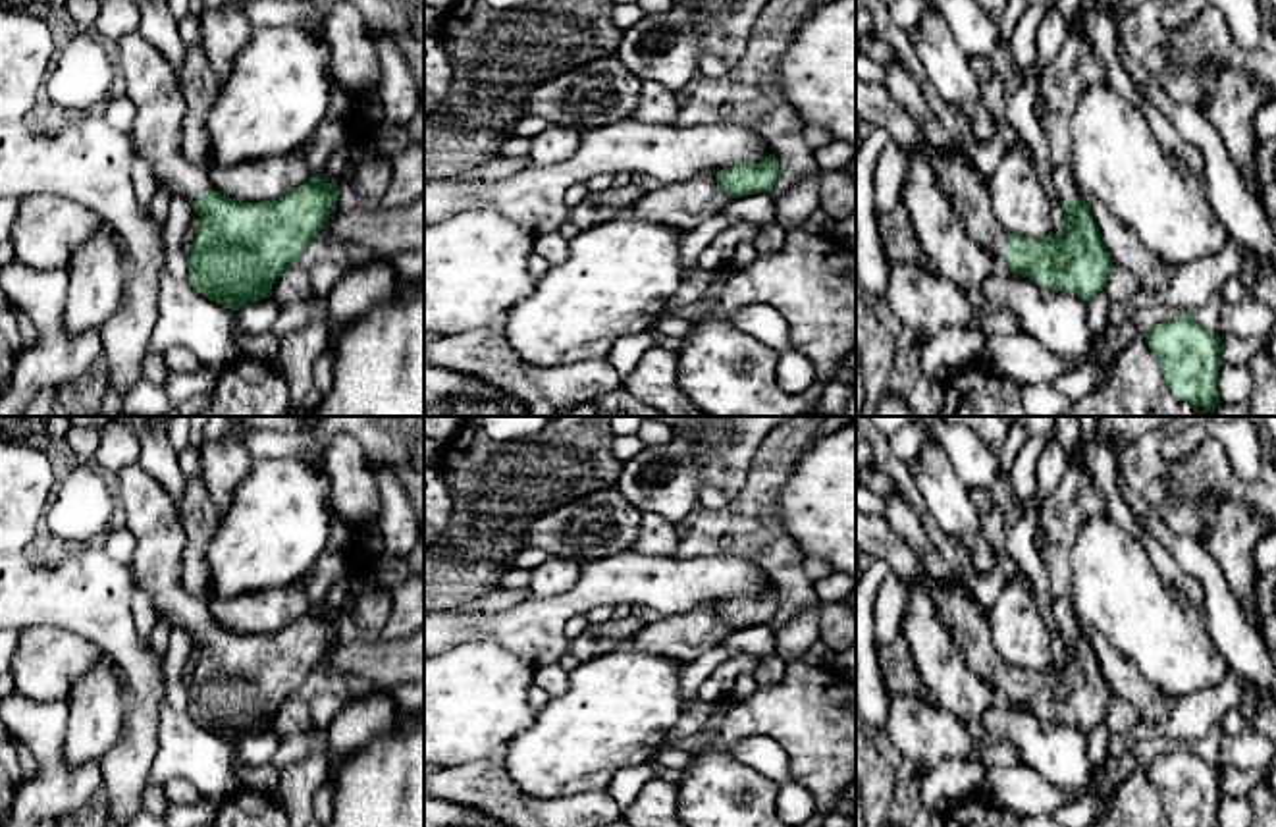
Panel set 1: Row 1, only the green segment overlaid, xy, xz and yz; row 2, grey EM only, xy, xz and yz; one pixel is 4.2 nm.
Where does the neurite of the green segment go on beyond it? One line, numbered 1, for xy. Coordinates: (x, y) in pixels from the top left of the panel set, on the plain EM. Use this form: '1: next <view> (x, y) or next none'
1: next xy (151, 513)

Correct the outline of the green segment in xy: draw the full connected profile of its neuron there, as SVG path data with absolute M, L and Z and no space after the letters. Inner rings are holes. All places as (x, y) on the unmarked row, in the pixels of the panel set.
M139 463L118 472L116 495L125 526L137 542L129 561L133 586L150 596L158 619L166 619L172 630L189 630L191 640L200 646L189 686L189 717L229 742L270 729L274 713L289 696L299 694L305 679L318 669L335 642L337 619L312 607L278 632L237 634L224 628L212 621L208 601L181 586L179 569L187 538L172 495Z

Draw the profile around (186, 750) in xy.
M166 702L160 706L158 750L148 785L164 787L168 781L185 779L202 796L224 802L241 788L237 761L235 742L197 725L189 713L177 713Z

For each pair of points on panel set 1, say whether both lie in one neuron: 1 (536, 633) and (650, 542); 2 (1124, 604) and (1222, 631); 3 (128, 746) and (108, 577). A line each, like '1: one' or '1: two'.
1: two
2: two
3: one

